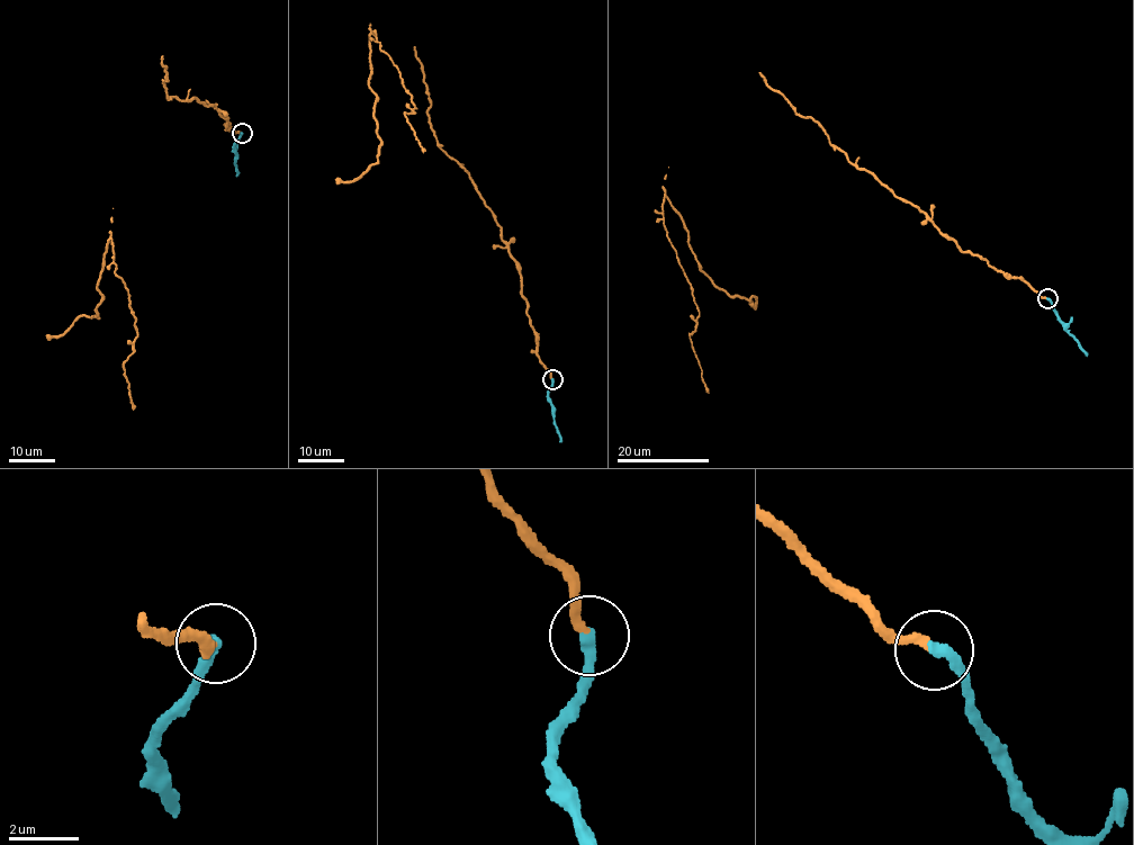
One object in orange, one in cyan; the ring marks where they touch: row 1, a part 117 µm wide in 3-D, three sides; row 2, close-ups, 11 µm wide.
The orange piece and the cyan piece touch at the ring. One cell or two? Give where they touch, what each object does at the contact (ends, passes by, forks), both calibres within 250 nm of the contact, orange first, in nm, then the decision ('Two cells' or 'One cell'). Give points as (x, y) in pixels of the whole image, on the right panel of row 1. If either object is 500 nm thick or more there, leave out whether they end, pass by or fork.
Place: (1047, 298). At the ring orange ends. At the ring cyan ends. Thickness 240 nm (orange) against 360 nm. One cell

